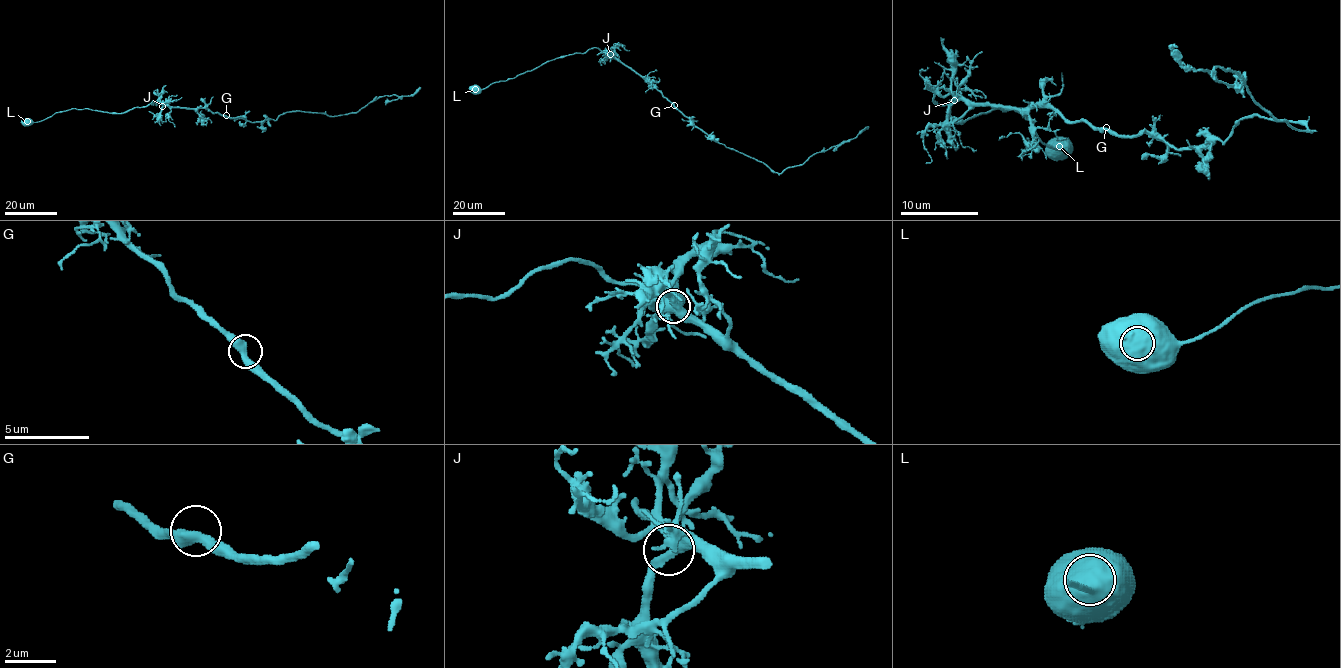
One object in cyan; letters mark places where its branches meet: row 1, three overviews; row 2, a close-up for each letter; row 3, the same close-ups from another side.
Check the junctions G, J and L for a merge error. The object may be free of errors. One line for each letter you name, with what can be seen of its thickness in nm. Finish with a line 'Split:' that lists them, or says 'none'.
Split: none

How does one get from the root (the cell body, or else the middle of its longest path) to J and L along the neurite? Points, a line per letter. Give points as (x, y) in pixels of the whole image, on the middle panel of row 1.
J: (673, 105), (652, 84), (610, 54)
L: (673, 105), (652, 84), (595, 47), (547, 61), (513, 78), (475, 89)

